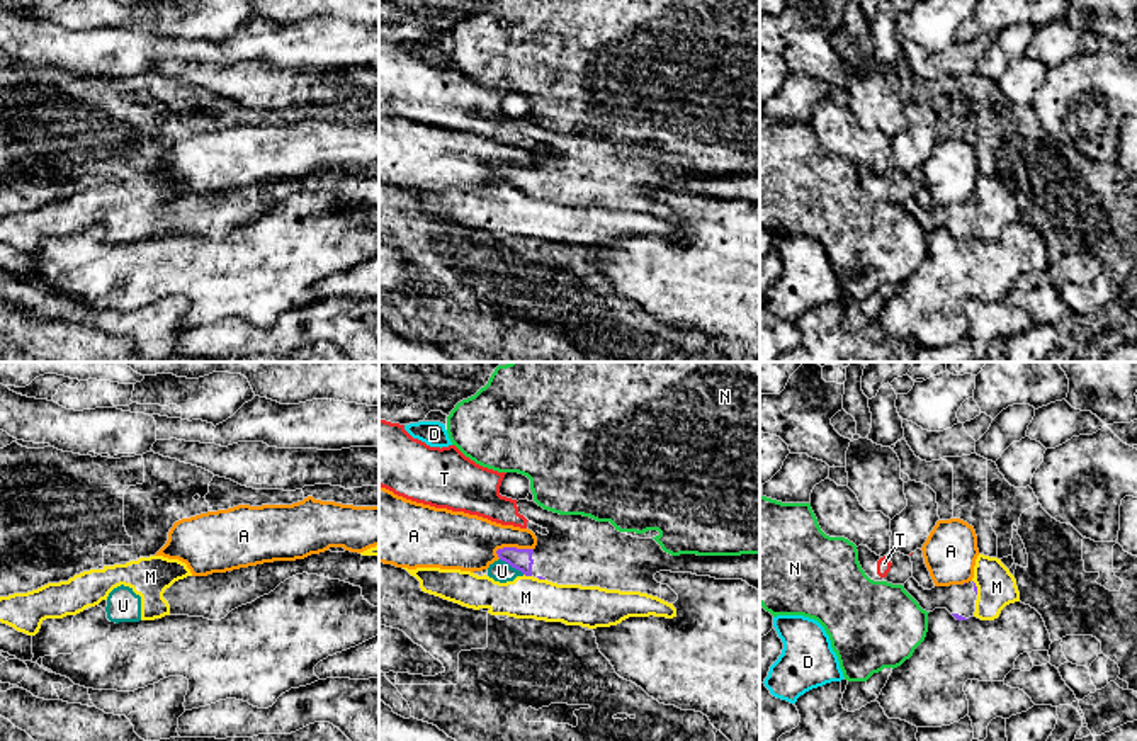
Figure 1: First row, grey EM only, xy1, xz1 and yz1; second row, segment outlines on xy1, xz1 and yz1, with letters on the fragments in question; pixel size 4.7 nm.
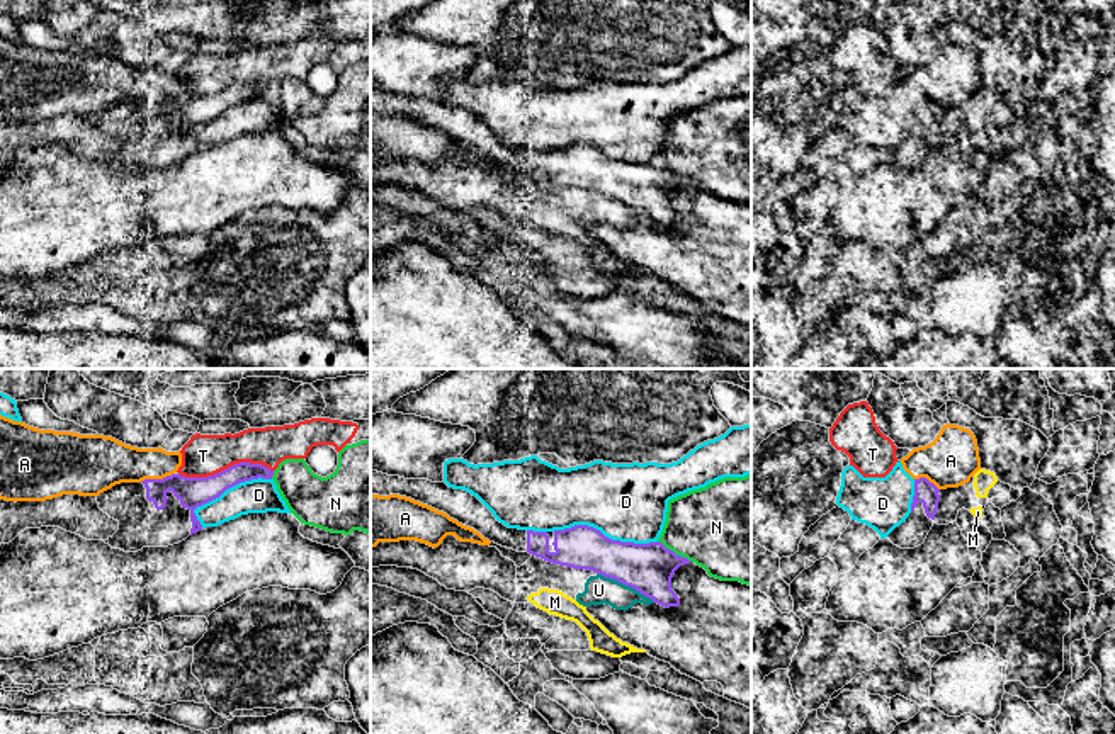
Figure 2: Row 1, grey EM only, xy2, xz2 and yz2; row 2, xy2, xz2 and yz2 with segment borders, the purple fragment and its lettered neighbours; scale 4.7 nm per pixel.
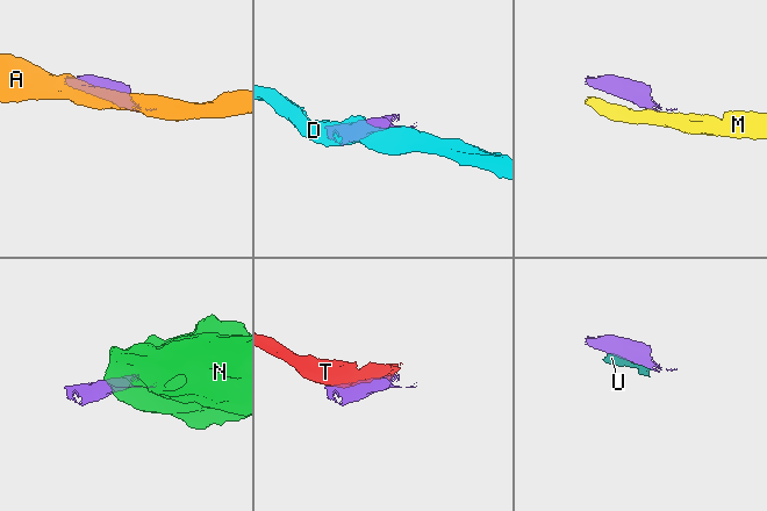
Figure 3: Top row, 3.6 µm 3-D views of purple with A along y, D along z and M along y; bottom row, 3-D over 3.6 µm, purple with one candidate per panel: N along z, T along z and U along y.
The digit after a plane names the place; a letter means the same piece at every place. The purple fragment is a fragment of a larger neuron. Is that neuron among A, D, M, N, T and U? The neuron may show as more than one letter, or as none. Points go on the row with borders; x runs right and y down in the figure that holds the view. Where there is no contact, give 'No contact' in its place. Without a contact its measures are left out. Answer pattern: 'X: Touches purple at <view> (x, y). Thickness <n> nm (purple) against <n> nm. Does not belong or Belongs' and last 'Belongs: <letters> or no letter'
A: Touches purple at xz1 (514, 548). Thickness 100 nm (purple) against 260 nm. Does not belong
D: Touches purple at xz2 (604, 536). Thickness 220 nm (purple) against 360 nm. Does not belong
M: Touches purple at xz1 (527, 575). Thickness 100 nm (purple) against 200 nm. Does not belong
N: Touches purple at xz2 (673, 553). Thickness 240 nm (purple) against 420 nm. Does not belong
T: Touches purple at xy2 (225, 469). Thickness 140 nm (purple) against 200 nm. Does not belong
U: Touches purple at xz2 (626, 585). Thickness 240 nm (purple) against 140 nm. Does not belong
Belongs: no letter

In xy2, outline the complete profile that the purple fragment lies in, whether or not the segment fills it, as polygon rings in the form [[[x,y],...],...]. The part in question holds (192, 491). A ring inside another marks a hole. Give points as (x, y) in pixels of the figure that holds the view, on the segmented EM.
[[[240,462],[207,477],[172,474],[116,484],[97,496],[99,508],[119,522],[119,530],[104,542],[124,552],[178,544],[202,530],[194,513],[197,506],[240,483],[272,476],[262,464]]]

